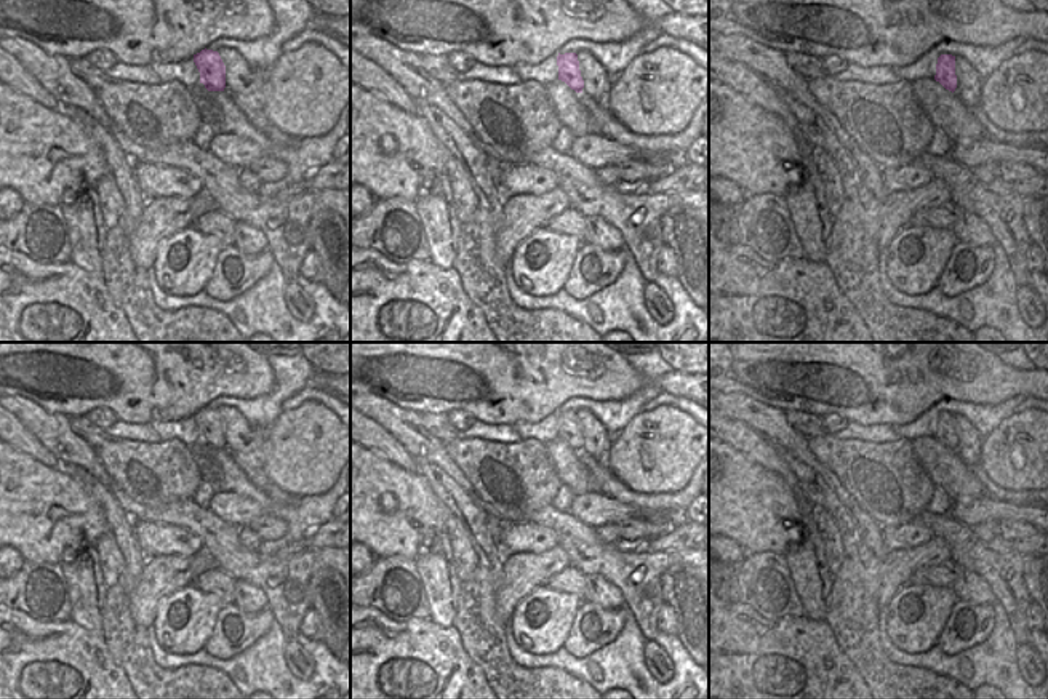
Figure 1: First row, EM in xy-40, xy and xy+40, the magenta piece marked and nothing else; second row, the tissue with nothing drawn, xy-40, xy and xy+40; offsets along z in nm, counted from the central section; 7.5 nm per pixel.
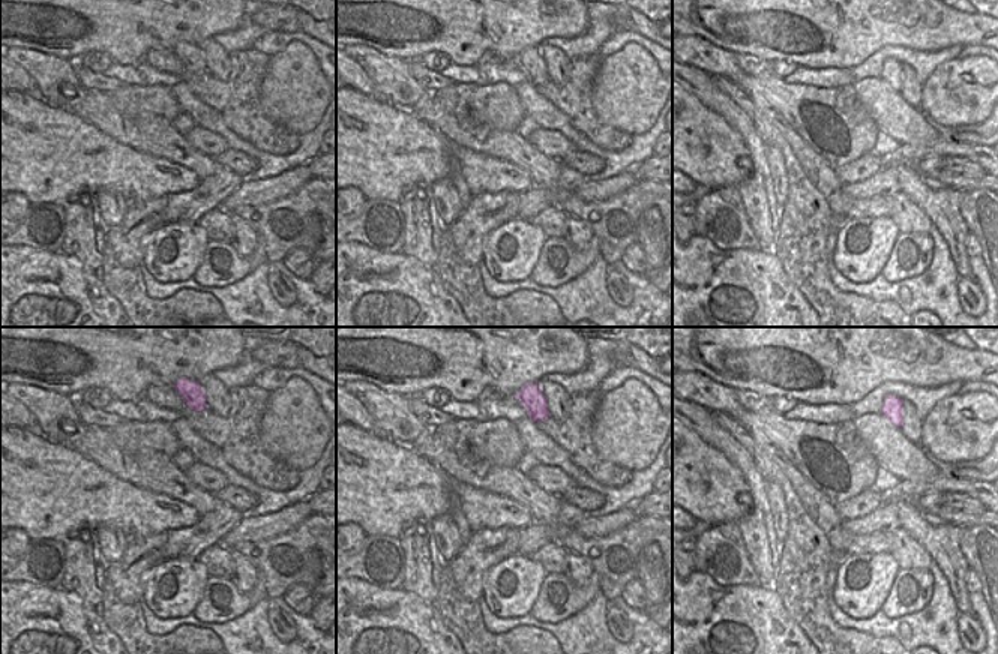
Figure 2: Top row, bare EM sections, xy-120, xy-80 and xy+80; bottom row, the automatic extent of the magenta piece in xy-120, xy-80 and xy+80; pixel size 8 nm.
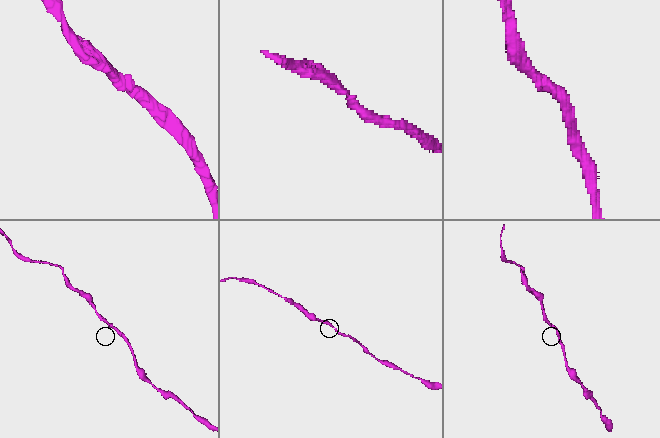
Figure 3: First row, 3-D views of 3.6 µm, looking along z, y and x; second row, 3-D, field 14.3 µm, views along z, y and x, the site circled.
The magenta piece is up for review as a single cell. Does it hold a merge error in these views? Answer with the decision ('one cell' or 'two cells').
one cell

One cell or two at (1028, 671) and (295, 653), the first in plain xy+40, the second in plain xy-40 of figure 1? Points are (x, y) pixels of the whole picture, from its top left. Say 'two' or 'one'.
one

